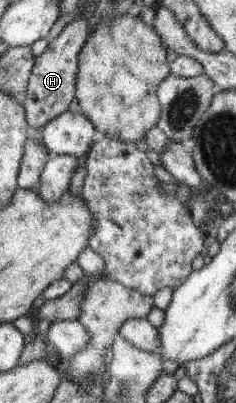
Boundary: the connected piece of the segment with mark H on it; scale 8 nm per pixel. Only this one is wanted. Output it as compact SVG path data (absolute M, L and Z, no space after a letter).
M75 18L57 35L49 38L45 51L35 57L31 70L26 96L24 99L24 113L28 127L43 127L55 117L68 111L69 104L76 94L76 79L78 72L78 55L86 42L89 24L85 18Z

